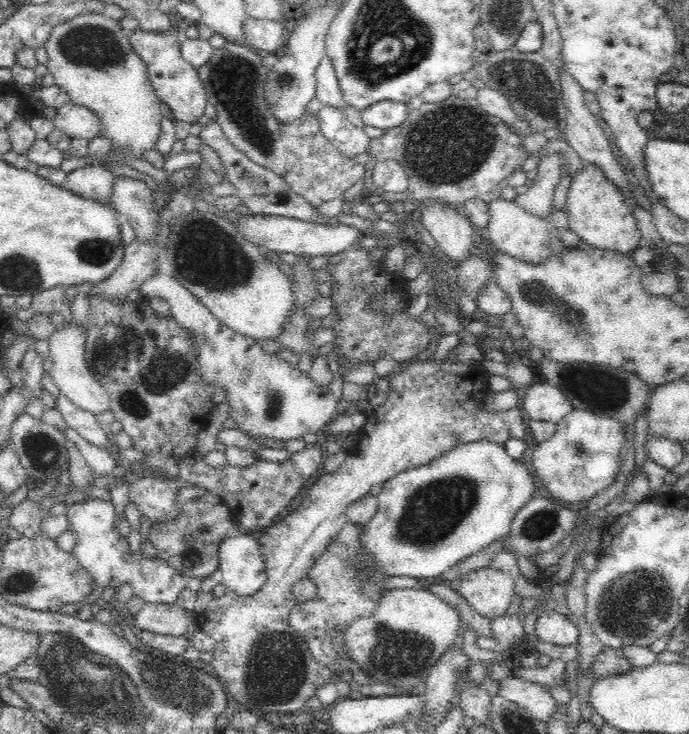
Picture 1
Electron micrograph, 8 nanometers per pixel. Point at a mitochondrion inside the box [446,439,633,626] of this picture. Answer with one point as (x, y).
(541, 524)

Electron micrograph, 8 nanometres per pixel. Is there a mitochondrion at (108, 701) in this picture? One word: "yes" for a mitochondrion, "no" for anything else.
yes

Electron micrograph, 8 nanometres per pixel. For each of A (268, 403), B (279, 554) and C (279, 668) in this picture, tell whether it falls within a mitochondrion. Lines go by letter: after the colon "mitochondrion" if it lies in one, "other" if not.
A: mitochondrion
B: other
C: mitochondrion

